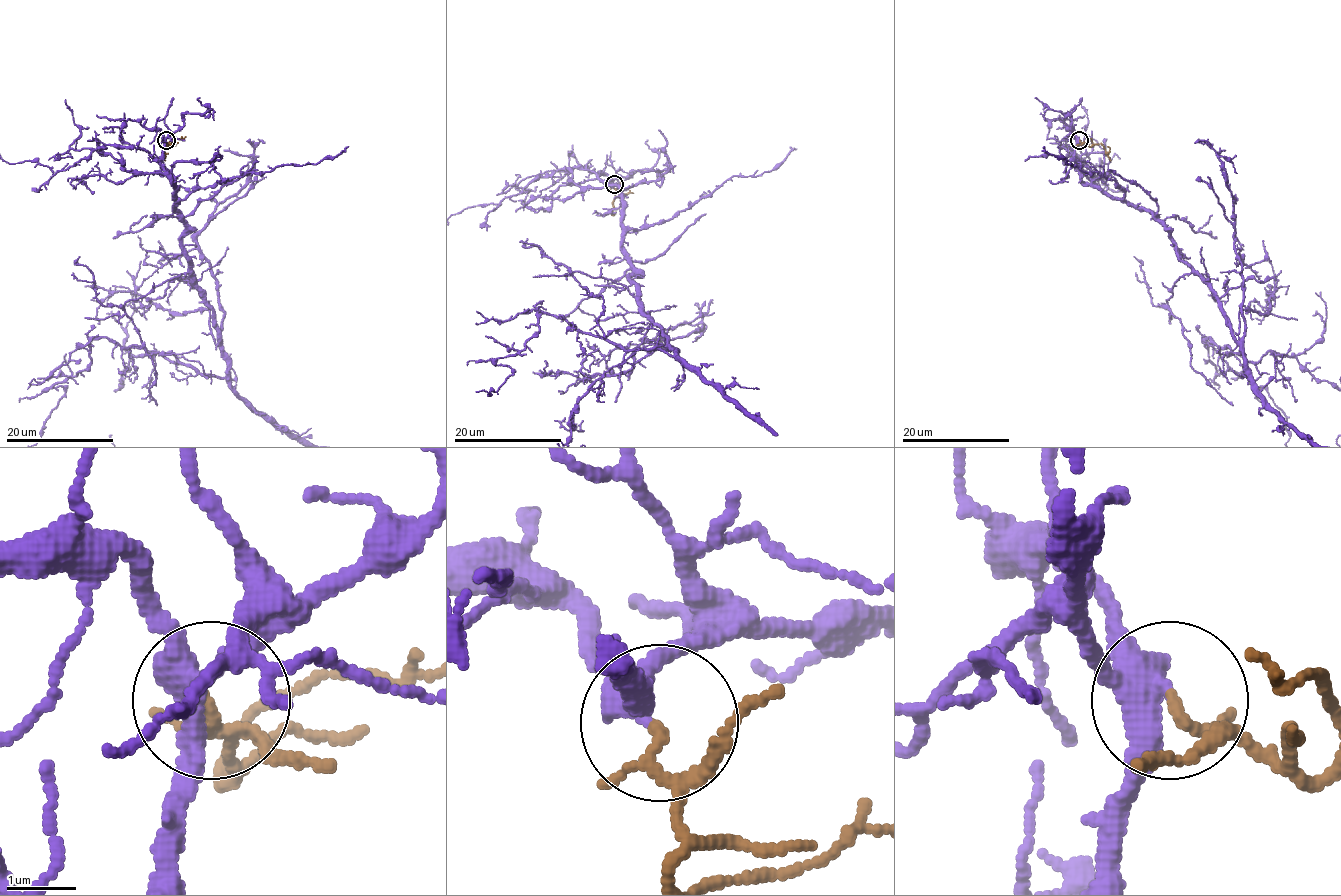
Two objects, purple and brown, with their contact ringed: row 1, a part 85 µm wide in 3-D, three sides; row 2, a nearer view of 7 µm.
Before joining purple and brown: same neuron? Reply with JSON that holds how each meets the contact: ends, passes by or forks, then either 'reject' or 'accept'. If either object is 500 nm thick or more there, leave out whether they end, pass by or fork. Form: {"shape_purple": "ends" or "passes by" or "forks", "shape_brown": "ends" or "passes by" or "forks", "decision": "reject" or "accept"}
{"shape_purple": "forks", "shape_brown": "passes by", "decision": "accept"}

